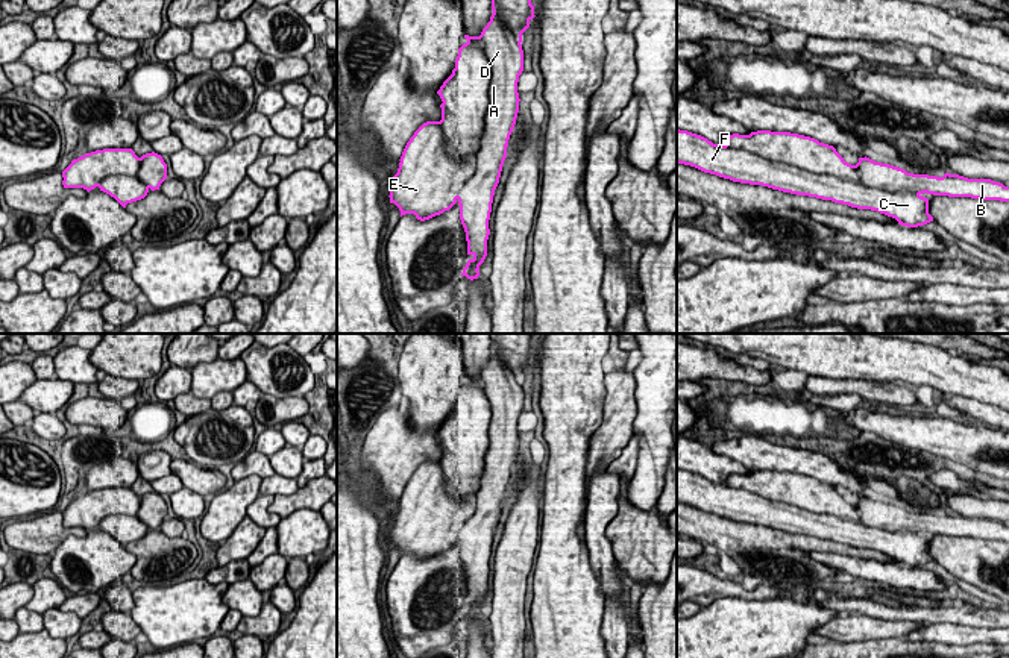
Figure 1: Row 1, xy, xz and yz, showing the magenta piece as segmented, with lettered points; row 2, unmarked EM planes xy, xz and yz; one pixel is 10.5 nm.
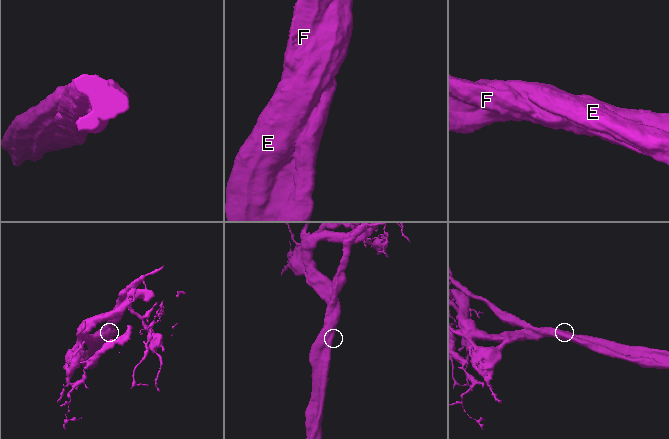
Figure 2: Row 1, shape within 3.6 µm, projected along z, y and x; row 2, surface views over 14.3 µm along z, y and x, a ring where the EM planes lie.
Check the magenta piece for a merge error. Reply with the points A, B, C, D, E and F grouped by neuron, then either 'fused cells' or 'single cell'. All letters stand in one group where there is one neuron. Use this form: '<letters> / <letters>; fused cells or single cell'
A B C D F / E; fused cells

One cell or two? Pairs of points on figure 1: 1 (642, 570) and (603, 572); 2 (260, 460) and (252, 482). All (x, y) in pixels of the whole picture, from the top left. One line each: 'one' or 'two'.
1: two
2: two

